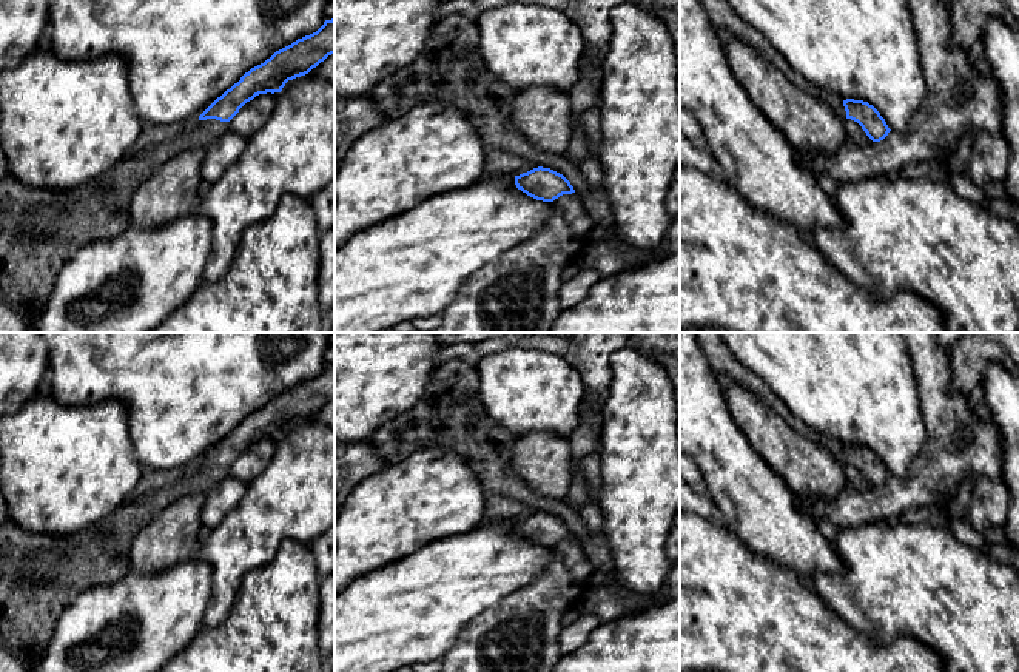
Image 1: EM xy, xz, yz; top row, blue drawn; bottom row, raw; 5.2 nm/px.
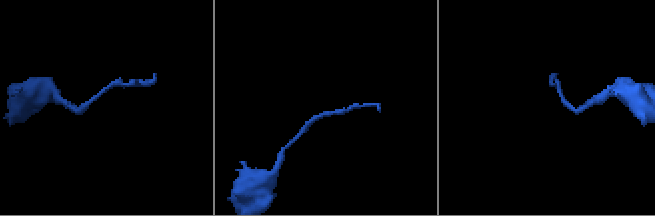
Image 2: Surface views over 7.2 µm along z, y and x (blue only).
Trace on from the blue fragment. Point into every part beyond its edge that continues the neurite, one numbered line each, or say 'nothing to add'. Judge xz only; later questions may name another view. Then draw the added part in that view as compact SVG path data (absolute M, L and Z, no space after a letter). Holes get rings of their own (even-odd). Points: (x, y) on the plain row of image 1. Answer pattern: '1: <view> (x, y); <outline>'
nothing to add

